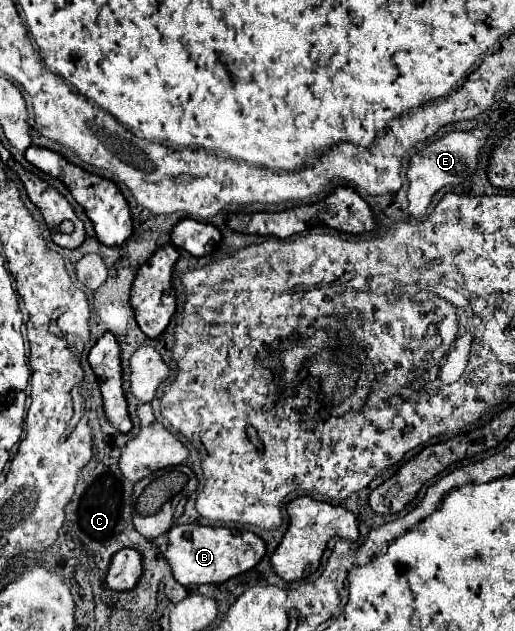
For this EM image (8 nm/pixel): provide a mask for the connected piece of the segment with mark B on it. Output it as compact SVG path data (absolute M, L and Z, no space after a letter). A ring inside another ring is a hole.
M201 524L173 526L167 532L167 538L169 548L165 552L165 558L173 568L175 580L183 586L227 582L229 578L255 568L267 552L265 542L257 534L225 526L201 526Z

